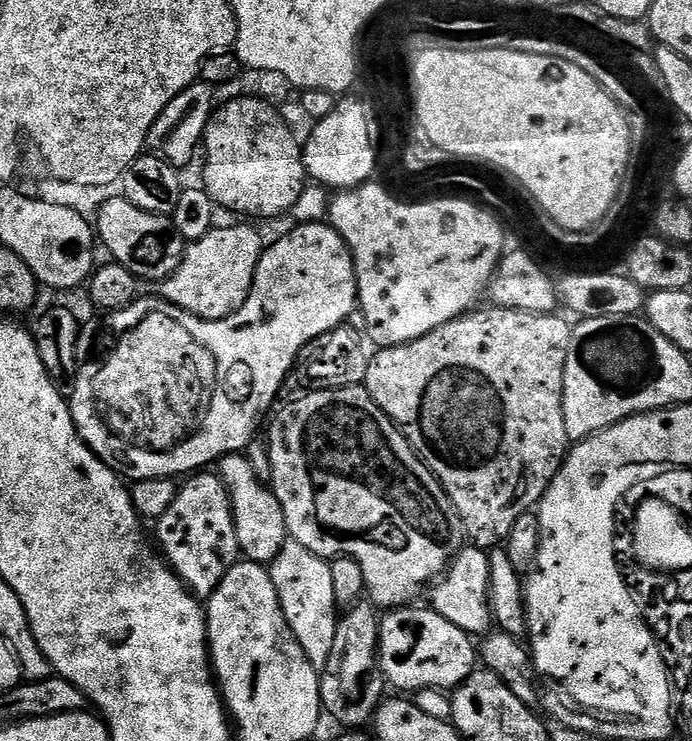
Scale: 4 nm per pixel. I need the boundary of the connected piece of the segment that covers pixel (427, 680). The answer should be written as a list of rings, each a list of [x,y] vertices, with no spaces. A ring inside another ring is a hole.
[[[420,606],[389,611],[381,619],[379,658],[384,679],[391,687],[393,684],[401,688],[404,694],[415,694],[427,688],[455,690],[477,671],[477,645],[467,632],[454,626],[454,622],[446,622],[446,618],[433,612],[431,607],[416,607]]]

